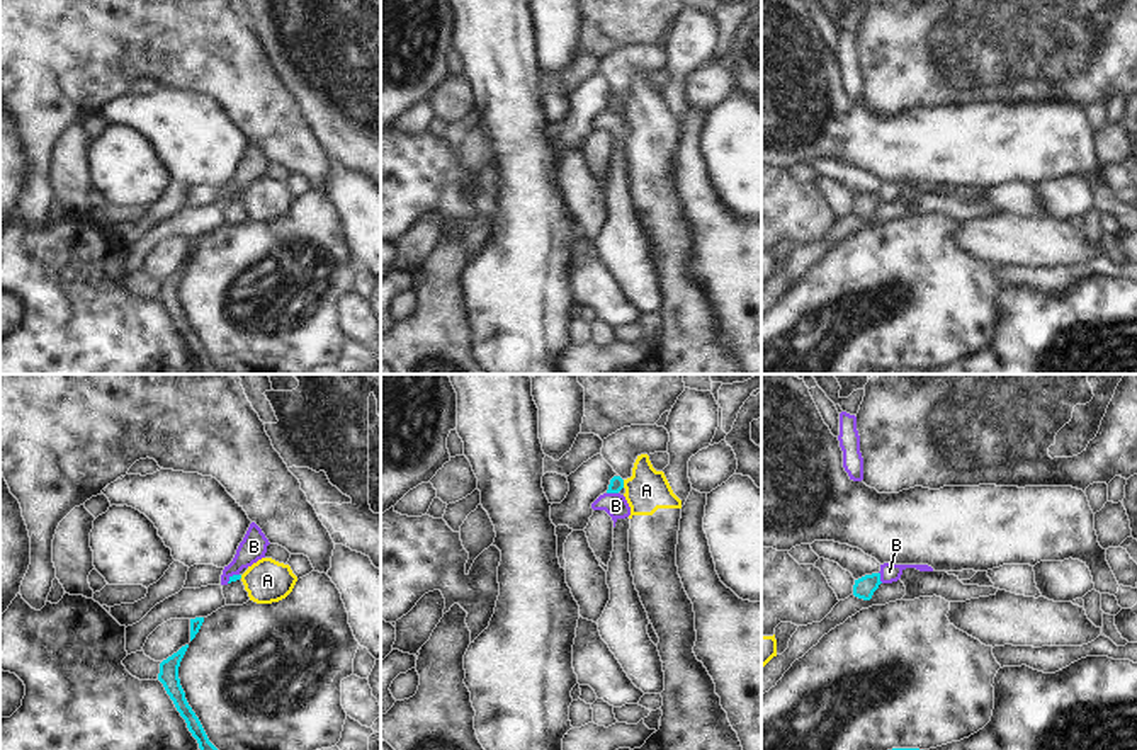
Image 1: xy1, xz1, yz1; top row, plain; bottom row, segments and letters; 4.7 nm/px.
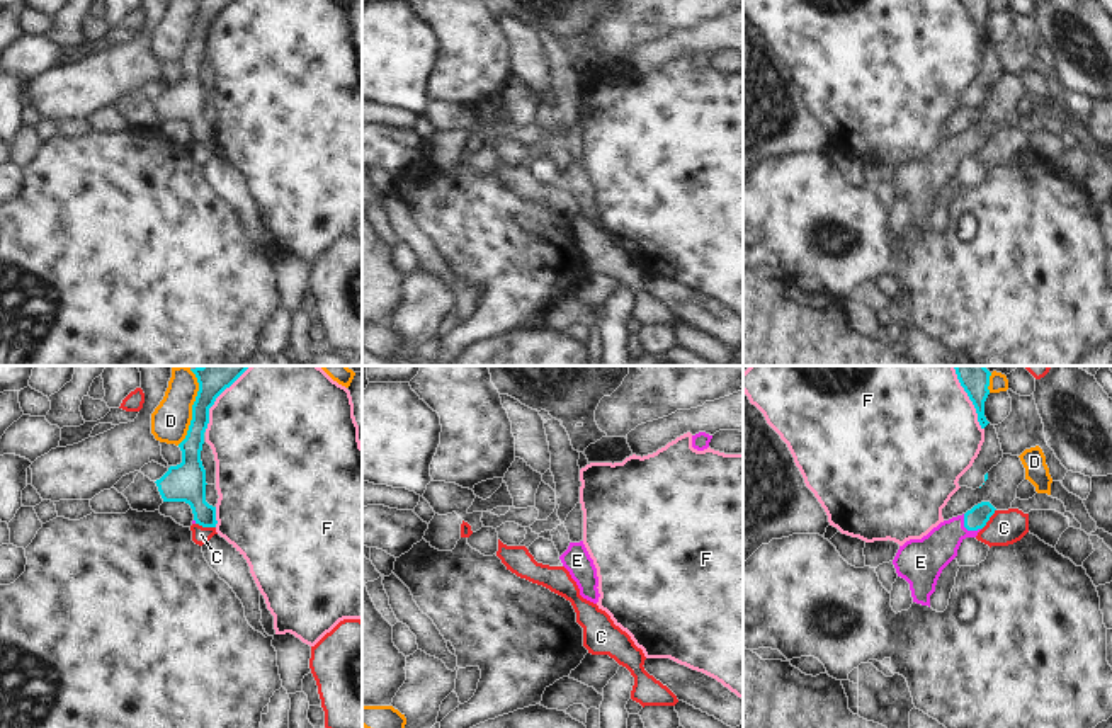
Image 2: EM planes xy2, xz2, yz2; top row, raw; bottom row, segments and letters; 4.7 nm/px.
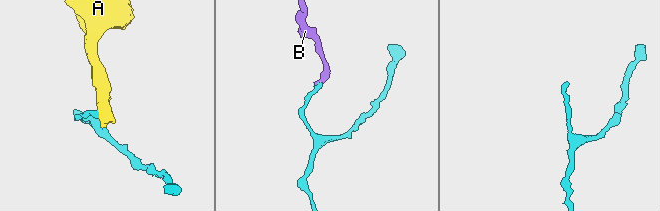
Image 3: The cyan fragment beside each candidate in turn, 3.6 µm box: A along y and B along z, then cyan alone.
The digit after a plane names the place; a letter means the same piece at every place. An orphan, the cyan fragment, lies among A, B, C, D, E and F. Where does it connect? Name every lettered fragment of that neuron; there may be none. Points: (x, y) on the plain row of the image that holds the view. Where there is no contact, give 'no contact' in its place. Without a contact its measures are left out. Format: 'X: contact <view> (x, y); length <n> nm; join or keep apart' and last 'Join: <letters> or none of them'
A: contact xz1 (622, 102); length 40 nm; keep apart
B: contact xz1 (612, 111); length 60 nm; keep apart
C: contact xy2 (206, 145); length 100 nm; keep apart
D: contact xy2 (192, 33); length 320 nm; keep apart
E: contact yz2 (966, 147); length 120 nm; join
F: contact xy2 (213, 22); length 280 nm; keep apart
Join: E

